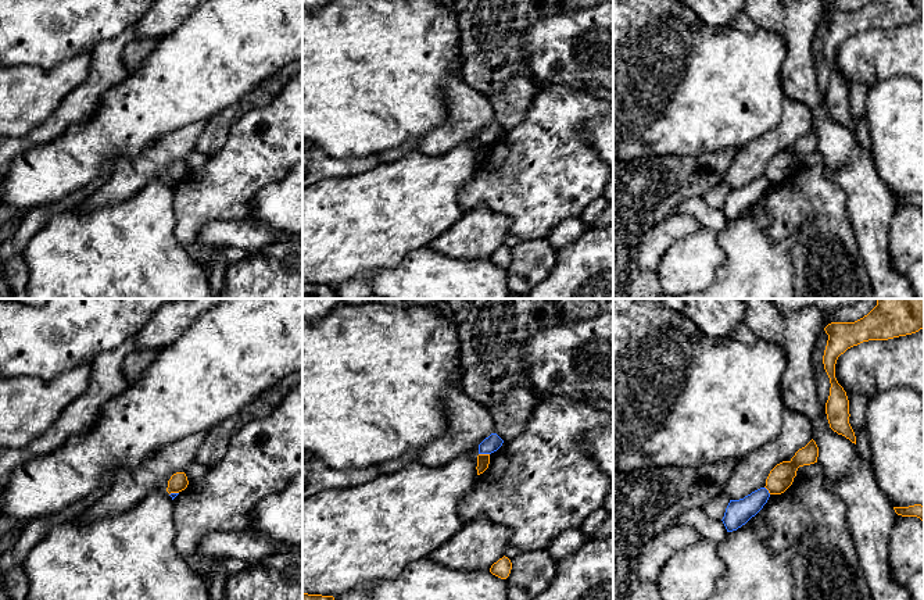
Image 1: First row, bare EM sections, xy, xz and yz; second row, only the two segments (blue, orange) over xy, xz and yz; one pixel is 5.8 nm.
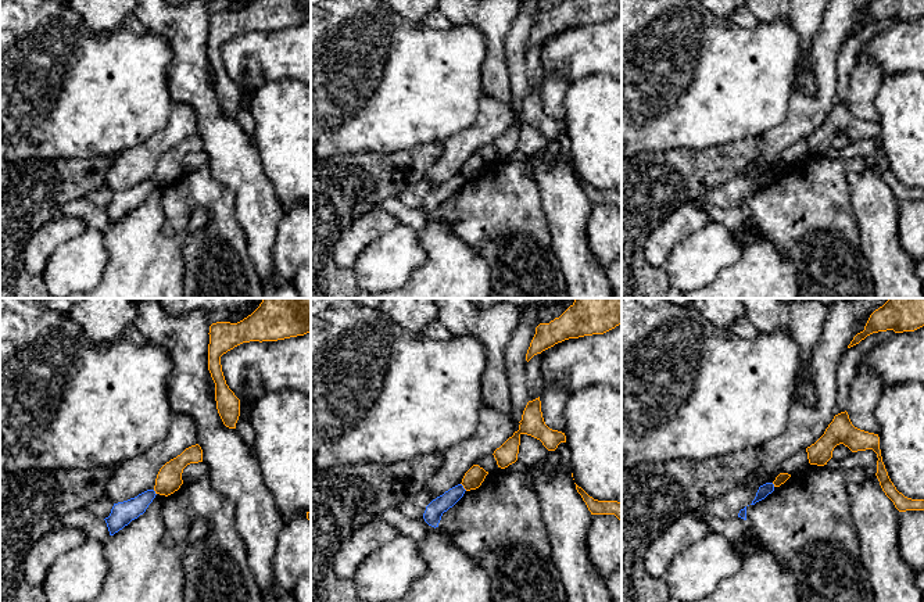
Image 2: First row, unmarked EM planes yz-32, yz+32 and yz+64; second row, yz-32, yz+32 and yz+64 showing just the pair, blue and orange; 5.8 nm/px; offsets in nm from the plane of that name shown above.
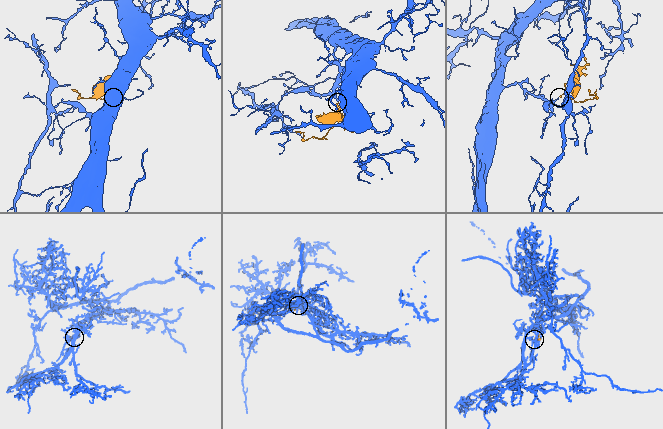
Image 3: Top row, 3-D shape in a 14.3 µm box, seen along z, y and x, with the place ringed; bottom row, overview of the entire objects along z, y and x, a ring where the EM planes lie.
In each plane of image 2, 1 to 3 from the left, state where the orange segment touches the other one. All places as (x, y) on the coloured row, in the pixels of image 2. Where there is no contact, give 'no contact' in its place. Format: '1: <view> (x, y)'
1: yz-32 (154, 493)
2: yz+32 (462, 487)
3: yz+64 (773, 484)

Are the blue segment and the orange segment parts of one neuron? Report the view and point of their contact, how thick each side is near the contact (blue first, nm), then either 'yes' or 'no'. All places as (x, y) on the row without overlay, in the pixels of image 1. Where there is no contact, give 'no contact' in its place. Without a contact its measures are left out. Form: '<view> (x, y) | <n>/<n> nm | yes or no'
xz (484, 142) | 90/80 nm | no

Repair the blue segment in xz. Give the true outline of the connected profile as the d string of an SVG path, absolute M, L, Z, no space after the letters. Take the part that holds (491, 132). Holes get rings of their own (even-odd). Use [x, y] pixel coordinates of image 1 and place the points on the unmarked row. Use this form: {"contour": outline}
{"contour": "M491 122L479 133L479 143L491 143L502 135L504 129L497 124Z"}

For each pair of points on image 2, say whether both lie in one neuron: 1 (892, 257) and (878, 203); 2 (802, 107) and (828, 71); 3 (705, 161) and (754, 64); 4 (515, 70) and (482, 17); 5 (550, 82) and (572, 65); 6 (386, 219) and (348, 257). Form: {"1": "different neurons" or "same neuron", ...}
{"1": "same neuron", "2": "same neuron", "3": "different neurons", "4": "different neurons", "5": "different neurons", "6": "same neuron"}

